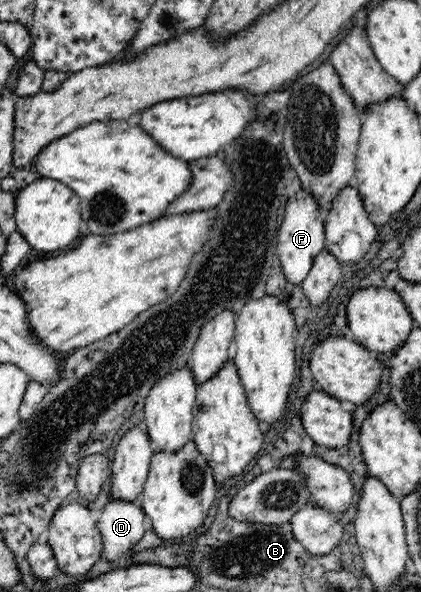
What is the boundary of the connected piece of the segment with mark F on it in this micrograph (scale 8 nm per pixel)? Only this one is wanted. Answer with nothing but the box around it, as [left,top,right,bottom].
[278,189,325,287]

